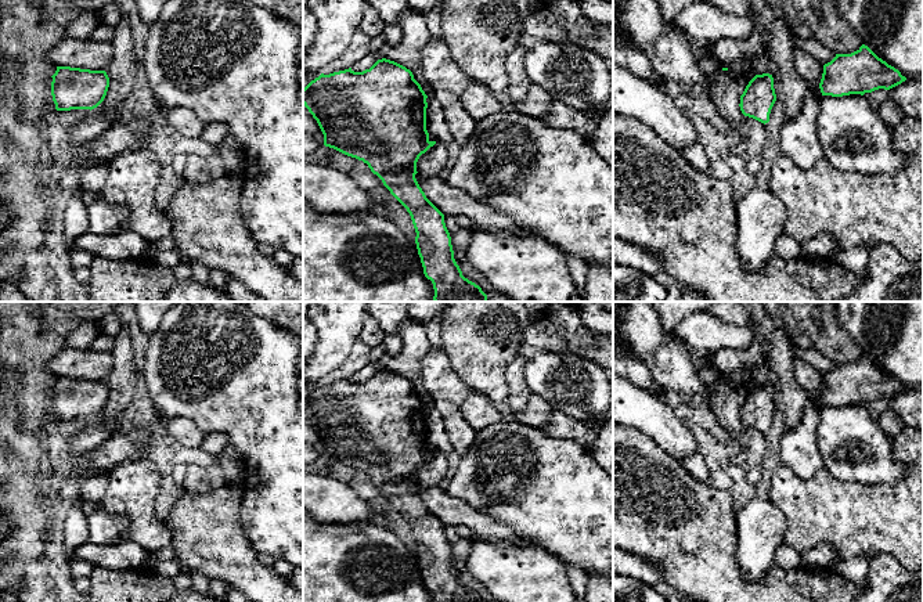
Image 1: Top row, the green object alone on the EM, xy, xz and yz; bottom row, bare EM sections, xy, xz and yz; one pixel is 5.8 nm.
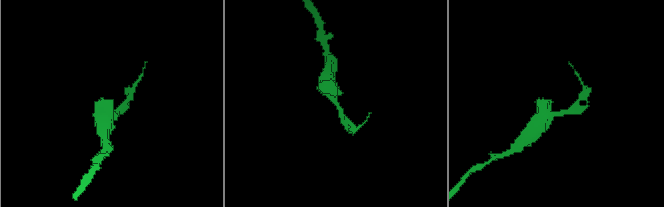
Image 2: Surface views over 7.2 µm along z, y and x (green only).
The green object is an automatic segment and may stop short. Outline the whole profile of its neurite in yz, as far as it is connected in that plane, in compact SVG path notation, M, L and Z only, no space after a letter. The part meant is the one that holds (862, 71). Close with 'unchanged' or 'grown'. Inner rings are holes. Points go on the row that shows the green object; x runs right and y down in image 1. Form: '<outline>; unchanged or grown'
M862 44L851 54L836 54L823 65L819 89L822 95L863 95L879 89L890 90L905 80L898 69Z; unchanged

